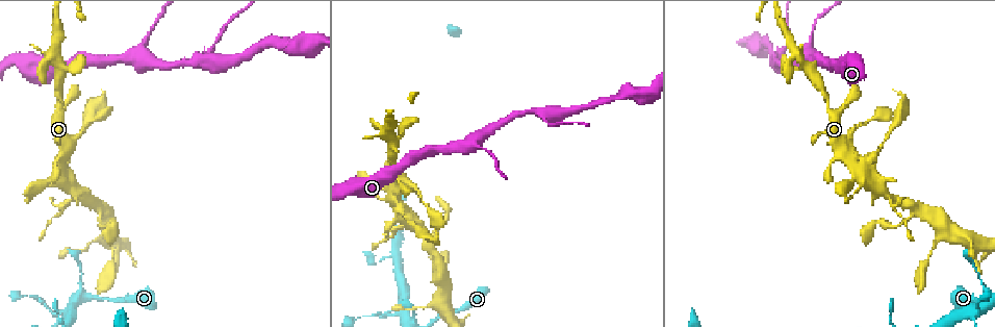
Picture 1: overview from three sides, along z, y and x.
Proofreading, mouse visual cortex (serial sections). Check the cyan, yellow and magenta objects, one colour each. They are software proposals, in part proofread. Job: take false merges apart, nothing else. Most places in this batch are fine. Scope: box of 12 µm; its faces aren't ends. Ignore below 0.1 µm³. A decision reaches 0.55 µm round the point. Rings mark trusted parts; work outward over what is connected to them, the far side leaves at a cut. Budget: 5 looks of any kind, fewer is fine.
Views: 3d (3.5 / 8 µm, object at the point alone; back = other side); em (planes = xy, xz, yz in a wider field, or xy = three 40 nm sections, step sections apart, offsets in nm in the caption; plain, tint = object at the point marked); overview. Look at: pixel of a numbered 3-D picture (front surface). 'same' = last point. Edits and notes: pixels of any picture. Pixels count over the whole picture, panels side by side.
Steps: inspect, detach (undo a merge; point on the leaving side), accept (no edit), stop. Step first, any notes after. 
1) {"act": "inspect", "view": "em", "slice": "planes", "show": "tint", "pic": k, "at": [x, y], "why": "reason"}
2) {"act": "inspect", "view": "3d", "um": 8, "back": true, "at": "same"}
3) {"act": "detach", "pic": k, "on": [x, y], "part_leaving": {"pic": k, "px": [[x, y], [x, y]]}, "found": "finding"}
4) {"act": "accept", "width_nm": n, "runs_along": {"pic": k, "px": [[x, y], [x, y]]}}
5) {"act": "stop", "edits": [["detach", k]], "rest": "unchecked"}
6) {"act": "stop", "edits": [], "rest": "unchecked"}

{"act": "inspect", "view": "3d", "um": 3.5, "pic": 1, "at": [98, 207], "why": "thin arm on a thick one"}

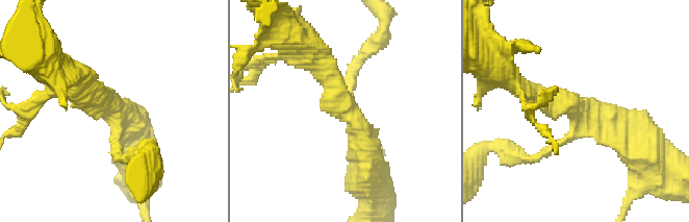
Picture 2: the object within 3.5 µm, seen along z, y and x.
{"act": "inspect", "view": "em", "slice": "planes", "show": "tint", "pic": 2, "at": [575, 105], "why": "need the tissue"}

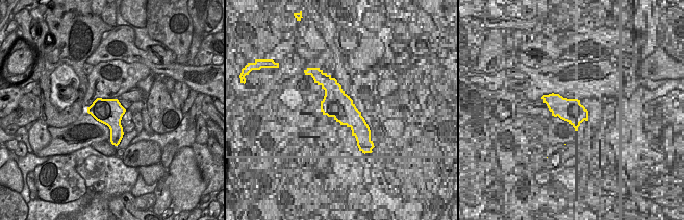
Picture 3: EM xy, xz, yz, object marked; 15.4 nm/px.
{"act": "accept", "arm_widths_nm": [150, 250, 400], "runs_along": {"pic": 2, "px": [[310, 56], [358, 121], [367, 164]]}, "found": "all the same cell"}

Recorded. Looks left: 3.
{"act": "inspect", "view": "3d", "um": 8, "pic": 1, "at": [927, 260], "why": "a narrow waist"}

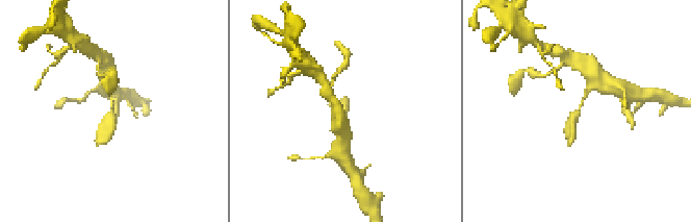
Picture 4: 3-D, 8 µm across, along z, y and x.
{"act": "inspect", "view": "3d", "um": 3.5, "pic": 4, "at": [110, 110], "why": "zoom in"}

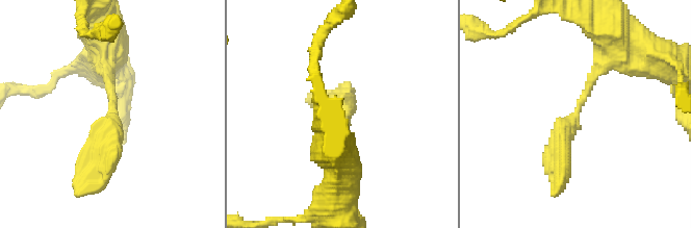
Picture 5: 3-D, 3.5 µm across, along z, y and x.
{"act": "inspect", "view": "em", "slice": "planes", "show": "tint", "pic": 5, "at": [113, 113], "arm_widths_nm": [200, 300], "why": "need the tissue"}

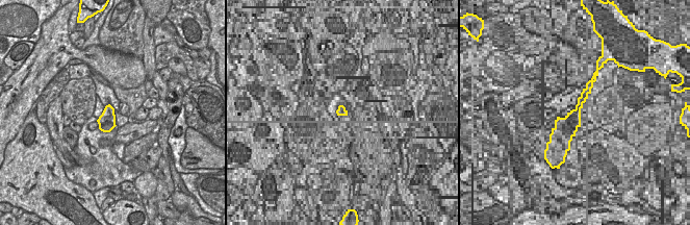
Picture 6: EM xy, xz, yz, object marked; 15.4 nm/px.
{"act": "accept", "width_nm": 280, "runs_along": {"pic": 5, "px": [[620, 41], [565, 130], [562, 172]]}, "found": "continuous, no second cell"}

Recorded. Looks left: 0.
{"act": "stop", "edits": [], "rest": "unchecked"}

